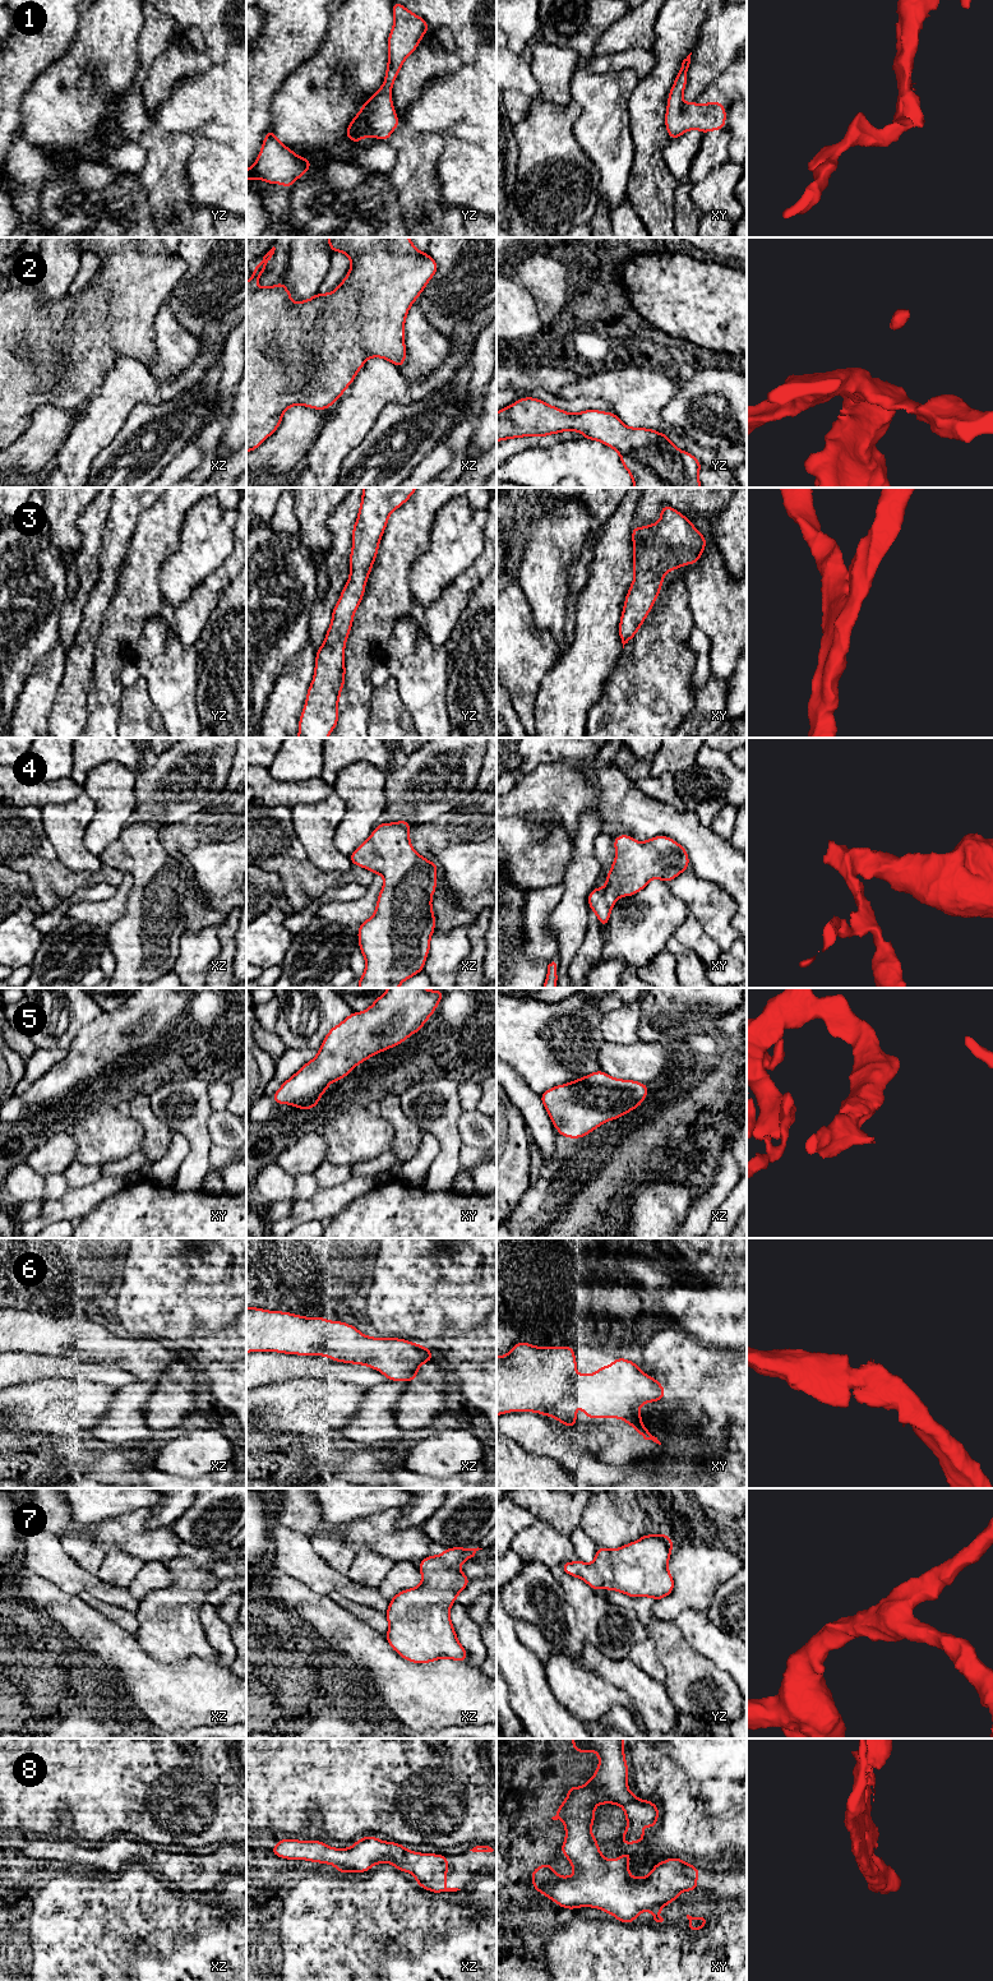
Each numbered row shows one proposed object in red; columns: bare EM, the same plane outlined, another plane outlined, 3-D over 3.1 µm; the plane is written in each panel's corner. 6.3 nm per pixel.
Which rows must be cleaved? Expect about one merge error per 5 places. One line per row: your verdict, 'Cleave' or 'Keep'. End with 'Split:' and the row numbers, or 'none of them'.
1: Keep
2: Keep
3: Keep
4: Keep
5: Keep
6: Keep
7: Keep
8: Keep
Split: none of them

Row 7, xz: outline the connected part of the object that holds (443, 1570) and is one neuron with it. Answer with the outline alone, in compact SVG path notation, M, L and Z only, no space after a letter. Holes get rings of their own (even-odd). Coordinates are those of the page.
M445 1548L439 1556L429 1555L417 1566L422 1583L397 1593L384 1613L389 1630L388 1644L412 1663L430 1663L439 1658L467 1662L459 1644L449 1608L471 1581L458 1566L482 1548Z

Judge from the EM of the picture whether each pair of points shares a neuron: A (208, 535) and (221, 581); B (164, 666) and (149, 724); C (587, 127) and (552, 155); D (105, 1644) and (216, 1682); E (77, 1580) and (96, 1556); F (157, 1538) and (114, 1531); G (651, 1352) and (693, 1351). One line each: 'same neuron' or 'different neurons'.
A: different neurons
B: different neurons
C: different neurons
D: same neuron
E: different neurons
F: same neuron
G: same neuron

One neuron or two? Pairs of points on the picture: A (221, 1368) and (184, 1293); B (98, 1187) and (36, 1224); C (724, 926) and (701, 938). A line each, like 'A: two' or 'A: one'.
A: one
B: one
C: two

